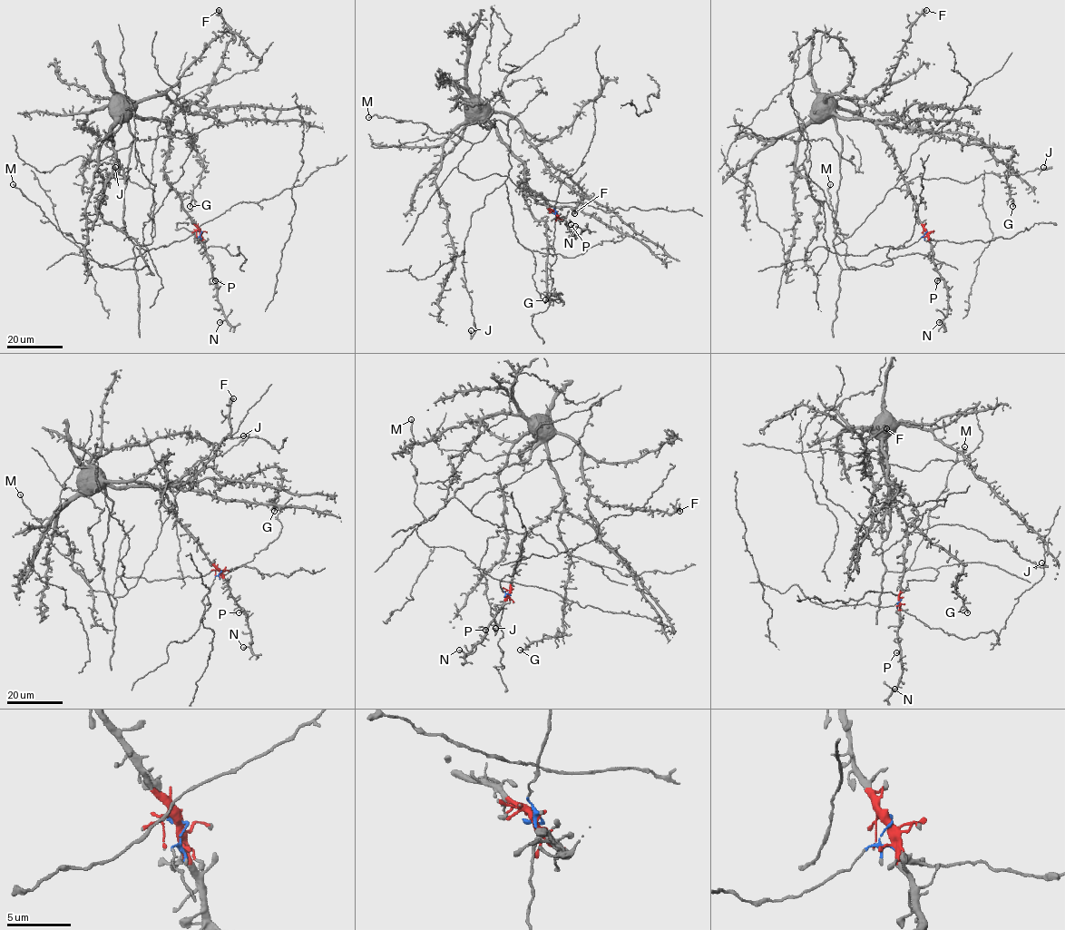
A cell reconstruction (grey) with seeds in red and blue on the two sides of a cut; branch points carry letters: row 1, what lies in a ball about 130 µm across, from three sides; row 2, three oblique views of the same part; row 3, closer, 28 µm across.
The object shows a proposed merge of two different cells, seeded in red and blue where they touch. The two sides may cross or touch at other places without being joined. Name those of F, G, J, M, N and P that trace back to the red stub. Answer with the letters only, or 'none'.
F, G, J, M, N, P

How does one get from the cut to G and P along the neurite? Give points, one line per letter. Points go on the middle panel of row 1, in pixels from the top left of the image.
G: (555, 213), (520, 188), (524, 164), (524, 202), (546, 225), (548, 296), (552, 300), (558, 296), (545, 300)
P: (555, 213), (571, 230), (571, 224)

